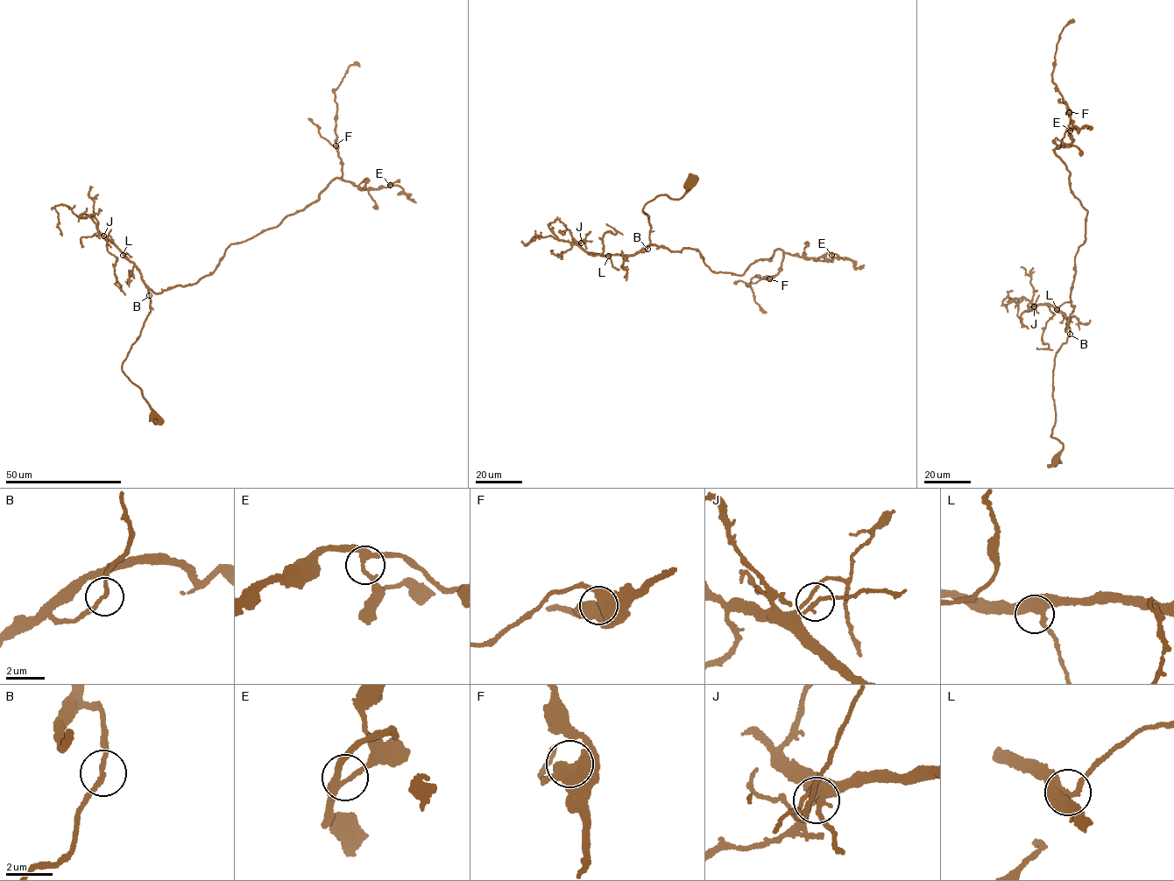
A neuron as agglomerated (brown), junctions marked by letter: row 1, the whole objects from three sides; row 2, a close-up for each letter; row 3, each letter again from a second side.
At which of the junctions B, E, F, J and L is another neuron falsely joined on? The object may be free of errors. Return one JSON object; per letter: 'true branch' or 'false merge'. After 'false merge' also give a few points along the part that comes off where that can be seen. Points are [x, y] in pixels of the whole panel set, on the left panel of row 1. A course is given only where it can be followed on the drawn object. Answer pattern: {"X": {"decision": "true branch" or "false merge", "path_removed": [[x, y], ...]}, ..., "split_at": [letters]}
{"B": {"decision": "true branch"}, "E": {"decision": "true branch"}, "F": {"decision": "true branch"}, "J": {"decision": "true branch"}, "L": {"decision": "true branch"}, "split_at": []}

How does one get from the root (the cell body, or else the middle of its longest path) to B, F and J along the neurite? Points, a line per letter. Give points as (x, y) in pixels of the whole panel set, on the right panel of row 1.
B: (1055, 461), (1063, 445), (1050, 435), (1056, 412), (1053, 370), (1056, 352), (1070, 334)
F: (1055, 461), (1063, 445), (1050, 435), (1054, 362), (1070, 334), (1087, 214), (1054, 150), (1069, 112)
J: (1055, 461), (1063, 445), (1050, 435), (1053, 370), (1070, 328), (1056, 308), (1034, 306)

